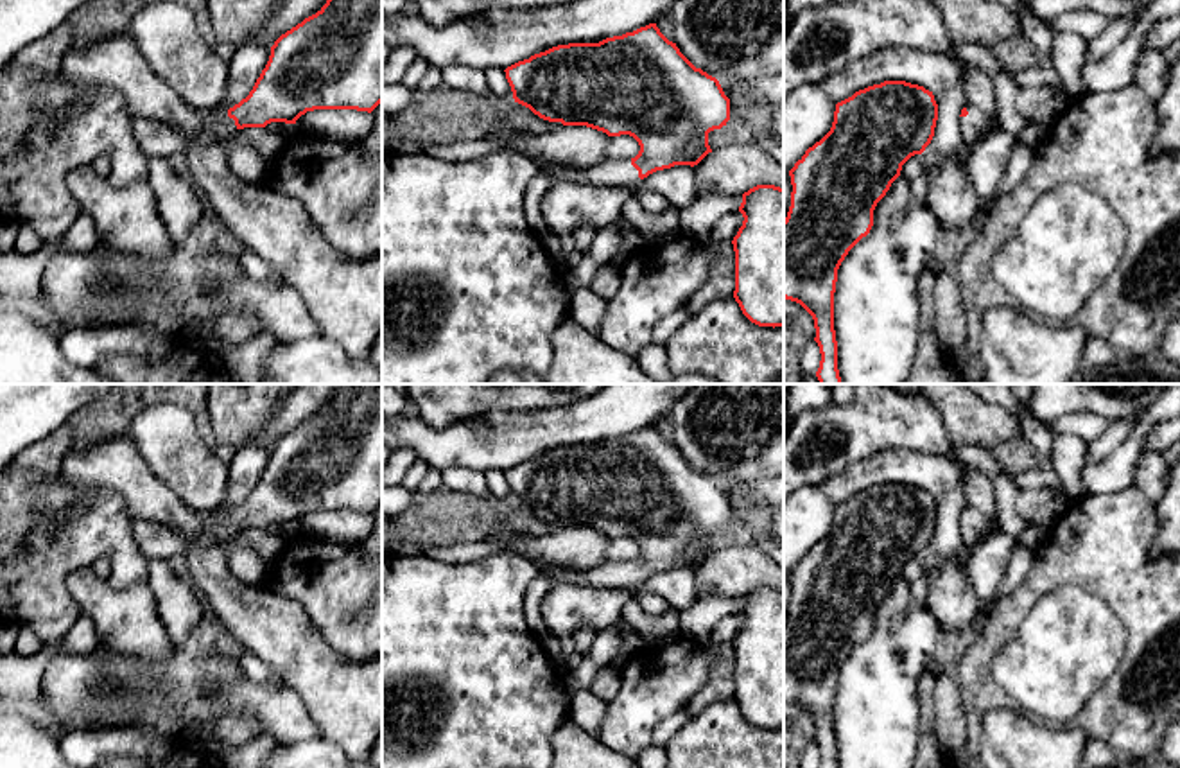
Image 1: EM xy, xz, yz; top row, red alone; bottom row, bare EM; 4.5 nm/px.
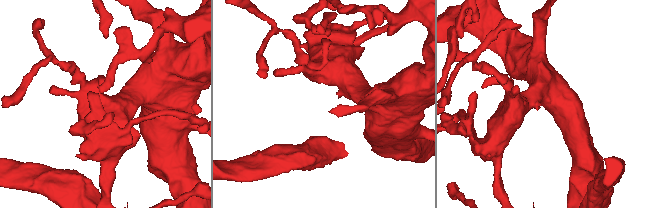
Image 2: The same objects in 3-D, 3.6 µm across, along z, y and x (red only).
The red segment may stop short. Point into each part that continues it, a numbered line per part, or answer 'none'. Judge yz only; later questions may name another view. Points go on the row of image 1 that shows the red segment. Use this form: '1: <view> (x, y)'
1: yz (972, 126)

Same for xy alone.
1: xy (216, 124)

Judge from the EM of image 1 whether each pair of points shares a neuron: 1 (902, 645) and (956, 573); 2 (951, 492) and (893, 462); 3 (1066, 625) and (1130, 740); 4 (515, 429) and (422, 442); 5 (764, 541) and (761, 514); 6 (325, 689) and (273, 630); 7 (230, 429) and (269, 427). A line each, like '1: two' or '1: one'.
1: two
2: one
3: two
4: one
5: one
6: one
7: two

